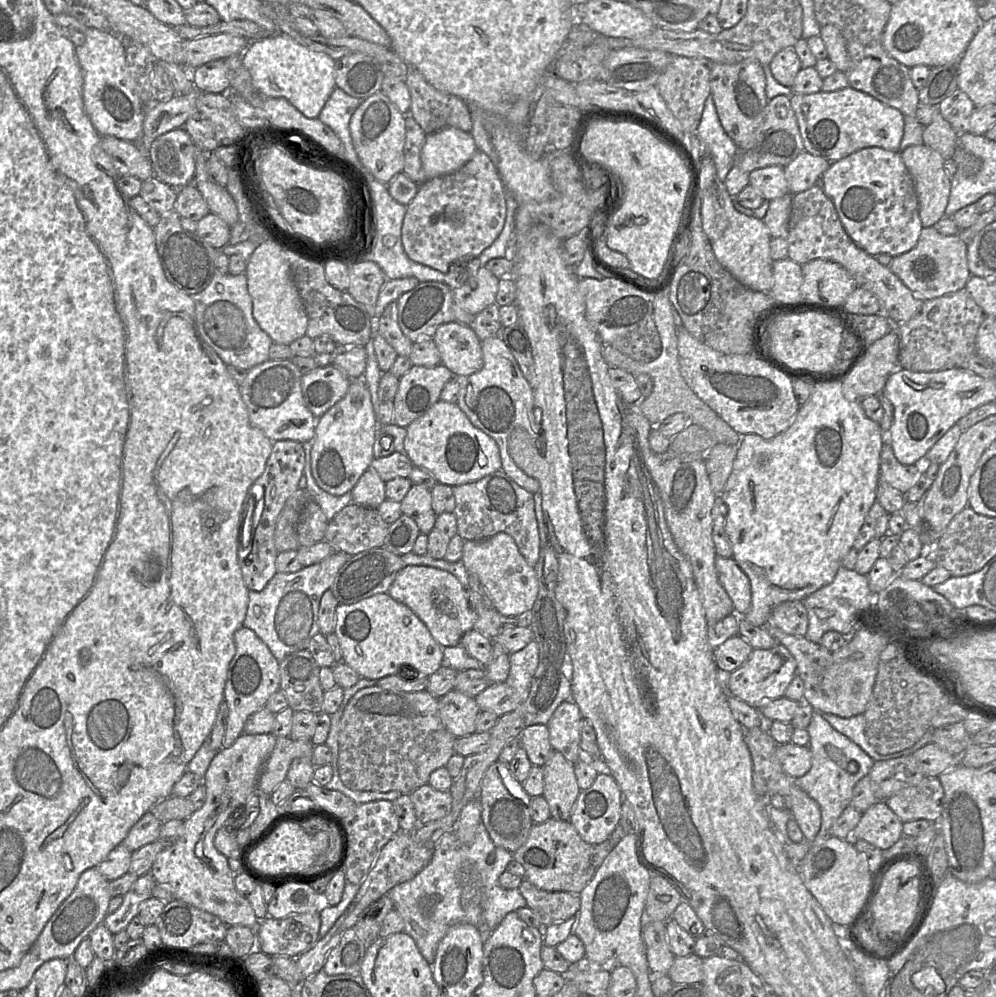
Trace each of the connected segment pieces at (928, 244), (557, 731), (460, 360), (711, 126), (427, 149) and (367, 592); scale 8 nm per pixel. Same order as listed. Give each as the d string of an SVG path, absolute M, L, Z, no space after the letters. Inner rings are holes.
M934 226L924 227L914 248L893 257L890 270L922 299L929 300L957 292L963 288L971 276L967 263L967 244L956 235L942 235Z
M571 700L562 702L552 714L547 726L550 744L569 762L581 759L580 747L582 715L578 706Z
M459 322L441 324L434 343L445 365L455 377L472 375L483 367L482 341L472 326Z
M711 94L705 100L695 134L704 147L704 155L708 154L712 158L717 175L724 182L728 172L735 165L738 147L724 131Z
M445 127L428 134L421 151L423 181L457 171L476 151L470 132Z
M384 547L373 548L351 556L339 570L331 590L340 605L354 604L374 595L387 593L397 574L404 567L402 556Z

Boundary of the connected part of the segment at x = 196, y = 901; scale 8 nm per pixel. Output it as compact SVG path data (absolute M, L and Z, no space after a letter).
M243 733L240 735L235 742L228 748L222 748L220 749L217 754L214 756L212 759L204 777L203 777L203 785L205 786L206 789L206 798L203 806L199 809L197 809L189 818L184 820L184 826L183 826L183 835L180 836L177 841L172 844L169 847L165 847L156 857L152 868L150 870L150 874L154 877L155 881L157 884L161 885L168 885L172 889L174 895L175 895L175 900L182 900L196 908L199 908L203 911L206 911L208 913L211 913L218 918L220 918L227 926L245 926L249 927L251 929L256 929L259 920L255 916L255 913L253 911L253 908L249 901L244 898L242 895L239 894L239 892L235 888L234 884L234 874L240 874L239 873L233 873L229 866L228 866L228 858L222 855L215 847L214 845L214 839L216 836L216 833L218 832L219 829L221 829L224 826L224 822L226 819L229 817L229 815L241 804L245 803L248 797L250 797L252 794L257 793L257 782L259 775L261 773L261 770L270 756L271 752L273 751L274 747L276 744L276 736L273 735L272 733L269 734L256 734L256 735L249 735Z

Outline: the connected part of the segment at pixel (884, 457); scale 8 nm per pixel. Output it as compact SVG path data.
M882 431L882 443L885 444L882 445L880 456L881 479L899 492L906 493L917 483L922 473L914 464L903 465L897 460L890 443L889 431Z

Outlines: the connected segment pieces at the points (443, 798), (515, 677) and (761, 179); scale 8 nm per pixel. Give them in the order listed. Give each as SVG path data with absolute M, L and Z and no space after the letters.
M425 784L410 794L419 825L445 817L451 810L450 791L440 791Z
M532 640L521 650L509 655L510 670L506 683L512 687L519 699L524 702L529 694L532 677L539 663L539 648Z
M771 165L749 173L749 184L765 199L773 200L789 192L784 166Z

